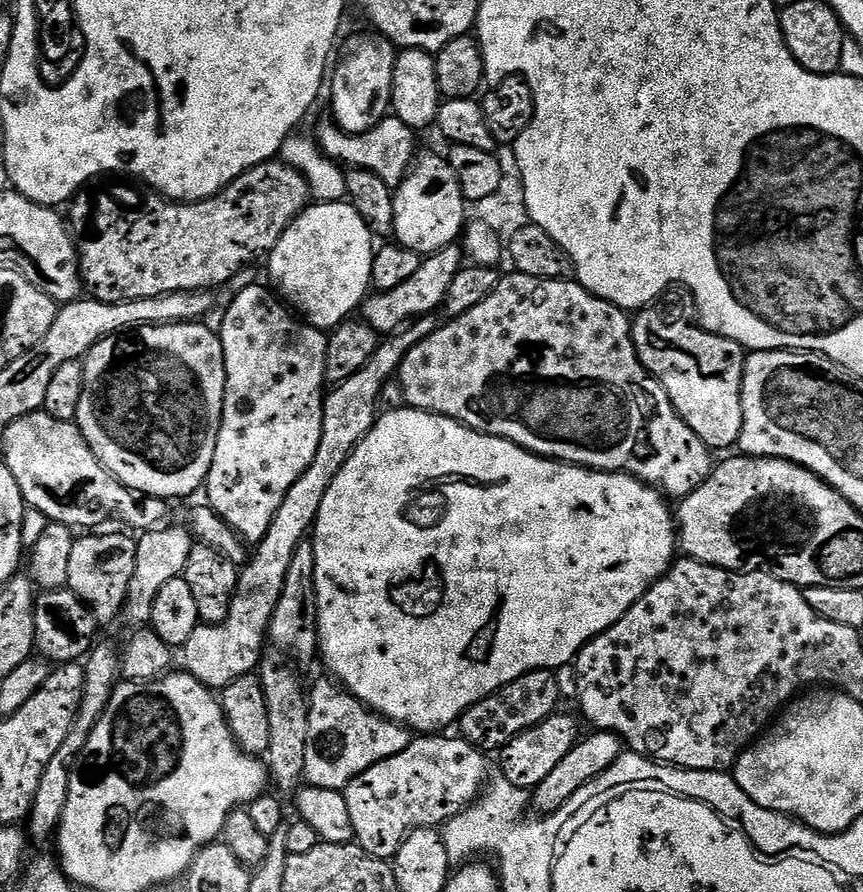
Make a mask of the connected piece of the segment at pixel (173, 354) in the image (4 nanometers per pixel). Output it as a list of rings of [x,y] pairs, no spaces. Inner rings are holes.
[[[193,322],[190,324],[141,324],[131,330],[117,332],[100,340],[88,351],[82,363],[84,366],[84,385],[82,400],[78,402],[78,414],[74,421],[84,440],[94,450],[94,454],[111,476],[123,482],[133,492],[161,496],[163,500],[175,502],[179,496],[192,496],[205,487],[208,471],[214,462],[214,446],[218,446],[218,430],[224,413],[224,395],[226,394],[226,366],[224,351],[219,335],[207,328],[207,323]]]

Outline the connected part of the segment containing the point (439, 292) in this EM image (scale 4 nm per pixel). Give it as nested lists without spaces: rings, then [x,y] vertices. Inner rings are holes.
[[[459,243],[446,246],[437,252],[427,253],[421,259],[415,273],[400,286],[385,292],[373,291],[365,299],[362,305],[362,319],[376,332],[395,334],[419,316],[433,315],[443,305],[446,290],[450,290],[450,282],[454,282],[454,274],[458,274],[465,264],[466,255]]]

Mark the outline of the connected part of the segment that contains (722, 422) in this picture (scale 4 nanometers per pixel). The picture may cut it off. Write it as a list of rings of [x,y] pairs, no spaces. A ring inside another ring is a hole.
[[[673,286],[669,288],[659,300],[649,304],[647,308],[639,309],[639,311],[635,313],[632,326],[632,341],[634,342],[636,353],[638,354],[638,358],[642,362],[644,369],[646,369],[646,371],[649,372],[661,386],[663,386],[676,413],[684,419],[686,426],[690,426],[690,430],[694,430],[694,434],[698,434],[698,438],[702,438],[704,445],[710,450],[717,450],[716,448],[728,448],[731,444],[733,447],[739,445],[740,435],[742,434],[742,378],[744,377],[746,350],[738,342],[734,342],[730,338],[719,336],[713,332],[707,332],[703,326],[697,323],[697,316],[696,299],[692,297],[692,293],[683,286]]]

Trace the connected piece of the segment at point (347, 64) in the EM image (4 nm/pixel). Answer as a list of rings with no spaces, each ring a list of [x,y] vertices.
[[[376,32],[369,33],[356,34],[339,45],[330,76],[330,114],[333,121],[346,133],[370,131],[386,117],[391,107],[393,66],[398,54],[395,45],[387,37]]]

